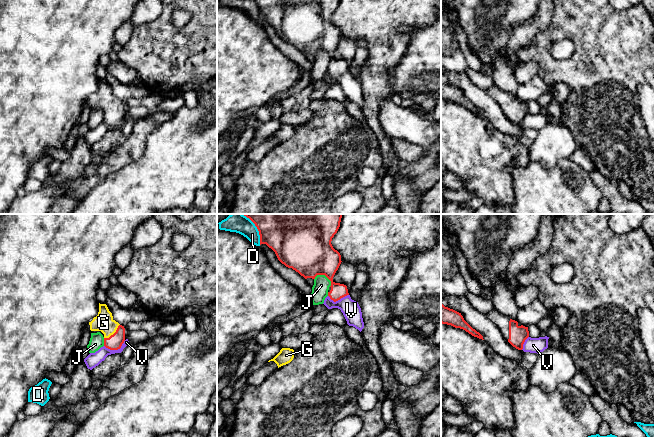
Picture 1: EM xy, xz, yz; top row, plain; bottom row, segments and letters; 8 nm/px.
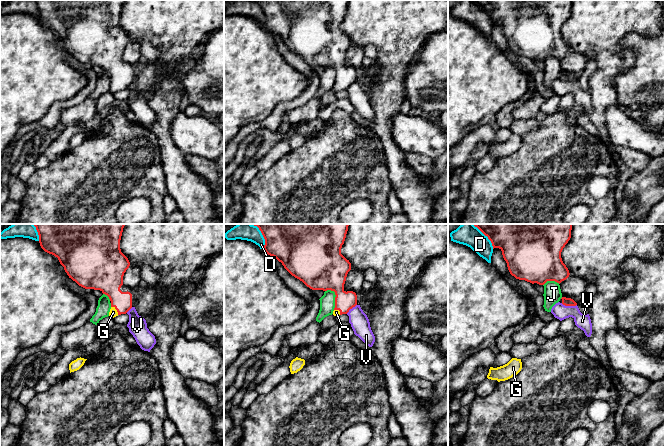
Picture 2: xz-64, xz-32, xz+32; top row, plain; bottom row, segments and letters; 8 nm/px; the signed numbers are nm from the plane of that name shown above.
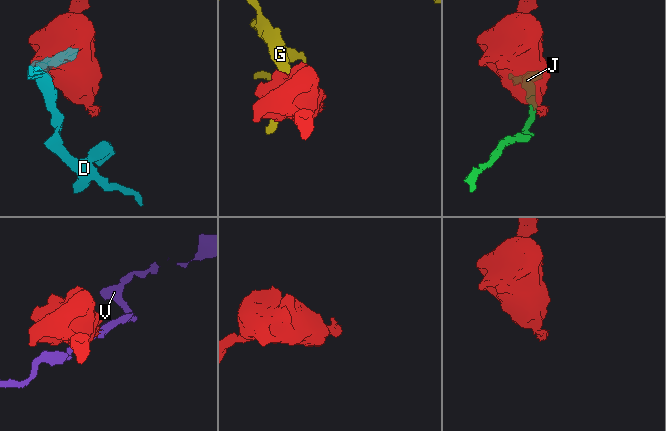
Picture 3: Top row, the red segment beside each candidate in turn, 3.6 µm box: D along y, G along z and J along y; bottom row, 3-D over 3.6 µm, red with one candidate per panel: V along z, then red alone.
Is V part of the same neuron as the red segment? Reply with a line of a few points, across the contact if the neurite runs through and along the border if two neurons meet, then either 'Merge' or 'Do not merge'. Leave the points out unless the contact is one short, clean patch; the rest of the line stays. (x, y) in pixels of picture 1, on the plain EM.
Line: xy (125, 116), (117, 125), (108, 125), (104, 122). Do not merge

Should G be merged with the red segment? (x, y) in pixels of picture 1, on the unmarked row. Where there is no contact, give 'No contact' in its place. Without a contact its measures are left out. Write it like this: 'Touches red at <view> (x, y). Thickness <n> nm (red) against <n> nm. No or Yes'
Touches red at xy (114, 109). Thickness 120 nm (red) against 150 nm. Yes

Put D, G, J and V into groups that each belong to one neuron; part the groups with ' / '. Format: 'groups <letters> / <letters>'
groups D / G / J / V

